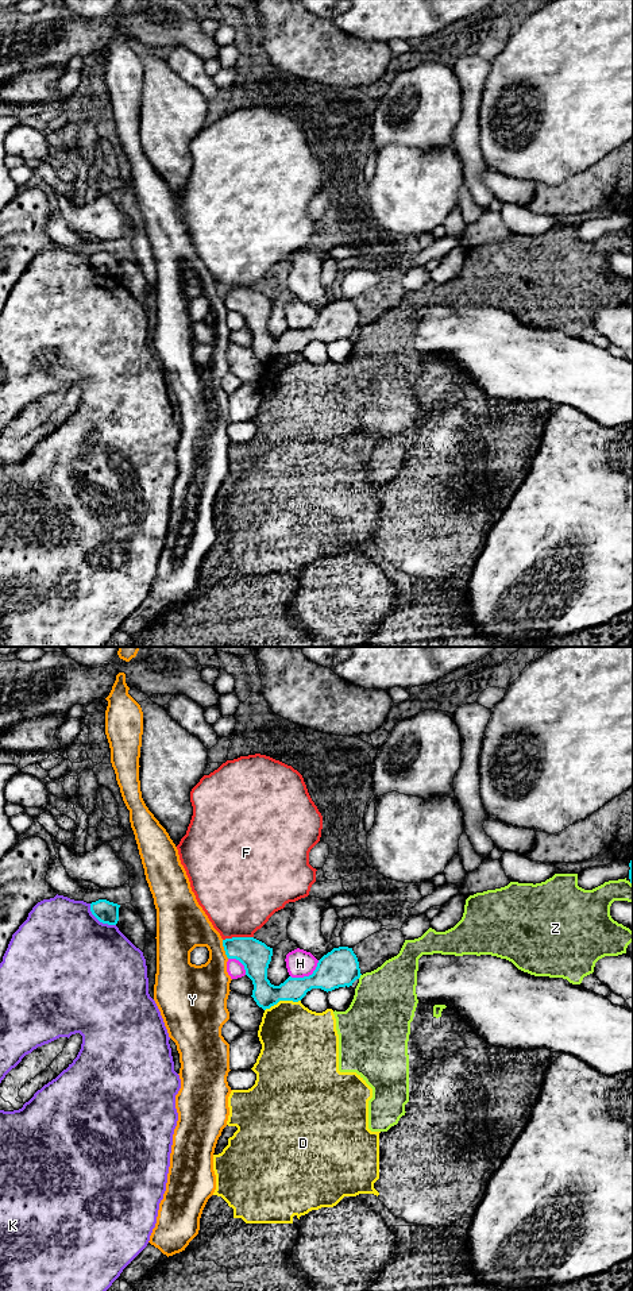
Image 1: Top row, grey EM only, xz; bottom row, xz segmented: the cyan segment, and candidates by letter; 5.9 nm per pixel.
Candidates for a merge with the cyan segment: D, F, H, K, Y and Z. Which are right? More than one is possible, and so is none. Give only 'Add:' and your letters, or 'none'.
Add: none

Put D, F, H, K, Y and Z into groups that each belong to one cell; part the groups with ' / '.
D Z / F / H / K / Y

